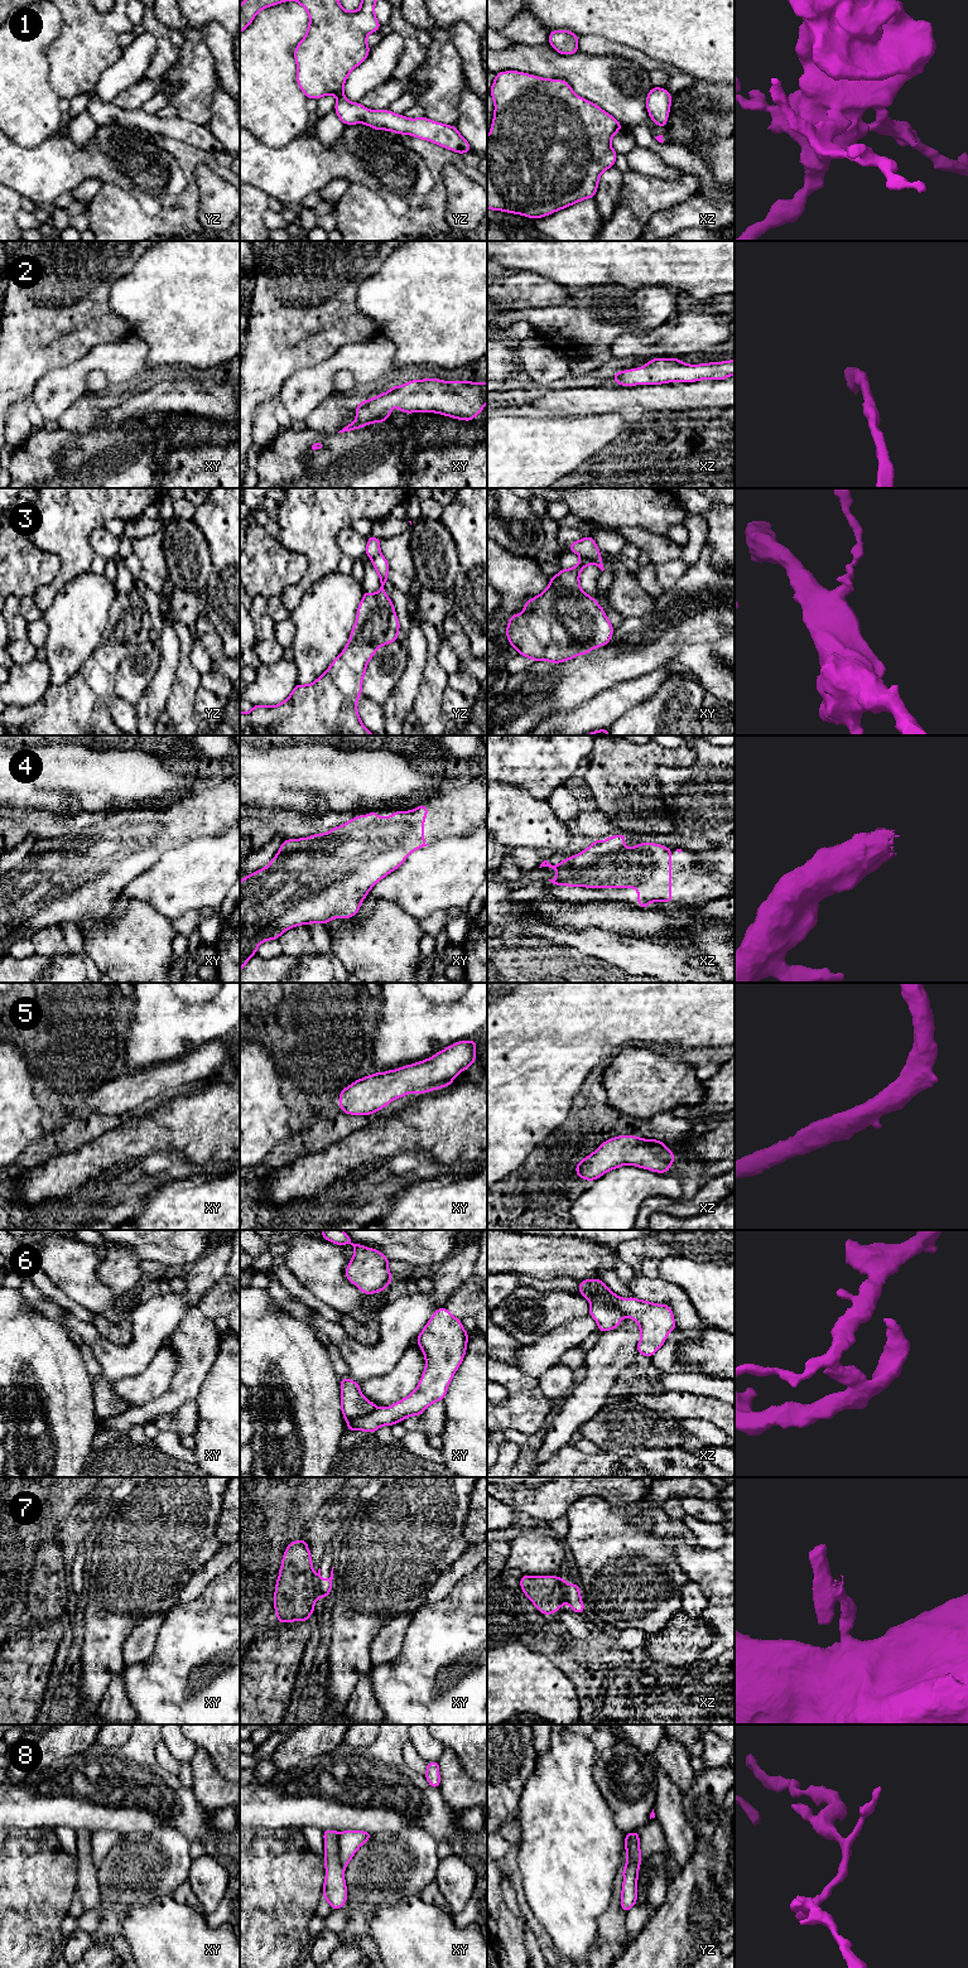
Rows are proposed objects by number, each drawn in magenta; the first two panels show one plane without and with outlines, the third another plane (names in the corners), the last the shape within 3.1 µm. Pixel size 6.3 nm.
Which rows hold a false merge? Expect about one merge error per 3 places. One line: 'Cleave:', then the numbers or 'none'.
Cleave: 3, 6, 7, 8

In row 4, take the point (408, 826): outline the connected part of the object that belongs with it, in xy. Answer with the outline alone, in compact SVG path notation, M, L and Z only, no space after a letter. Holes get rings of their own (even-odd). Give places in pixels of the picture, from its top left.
M427 804L382 819L372 811L326 834L284 840L268 867L240 882L240 971L260 944L278 940L292 927L355 916L379 881L399 868L414 850L429 845L424 843L427 815Z

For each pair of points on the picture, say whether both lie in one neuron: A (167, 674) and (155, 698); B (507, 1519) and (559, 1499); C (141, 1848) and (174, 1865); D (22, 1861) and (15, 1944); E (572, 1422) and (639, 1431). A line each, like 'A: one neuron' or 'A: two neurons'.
A: one neuron
B: two neurons
C: one neuron
D: one neuron
E: two neurons

